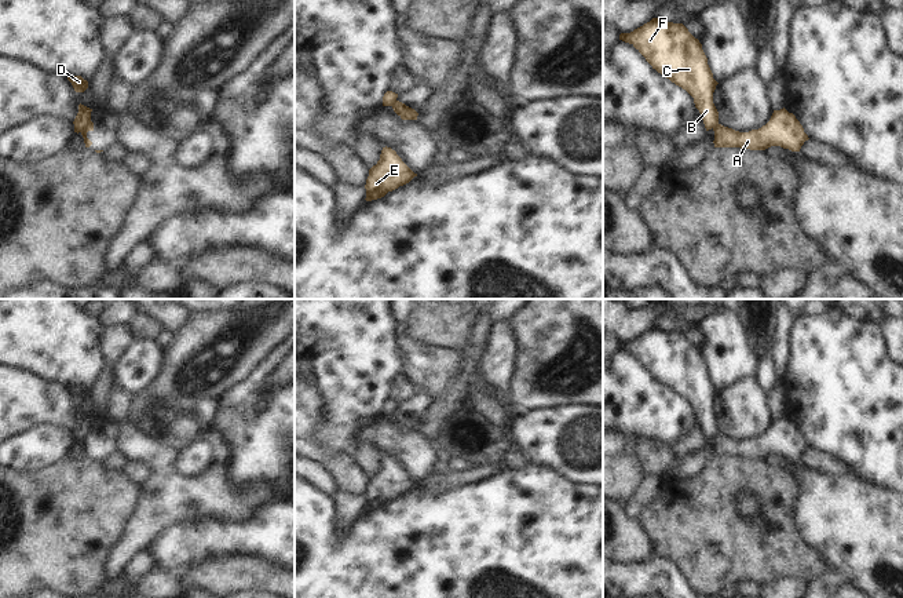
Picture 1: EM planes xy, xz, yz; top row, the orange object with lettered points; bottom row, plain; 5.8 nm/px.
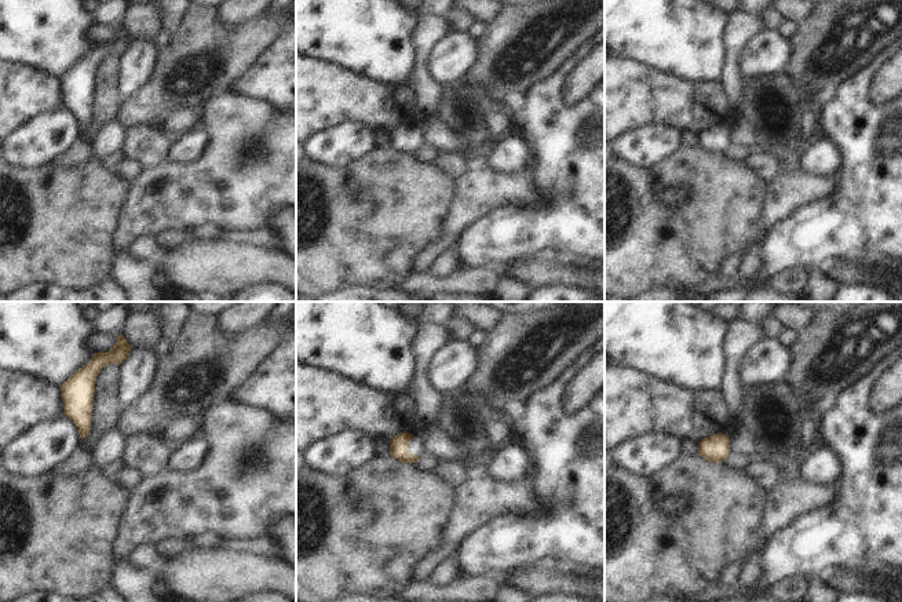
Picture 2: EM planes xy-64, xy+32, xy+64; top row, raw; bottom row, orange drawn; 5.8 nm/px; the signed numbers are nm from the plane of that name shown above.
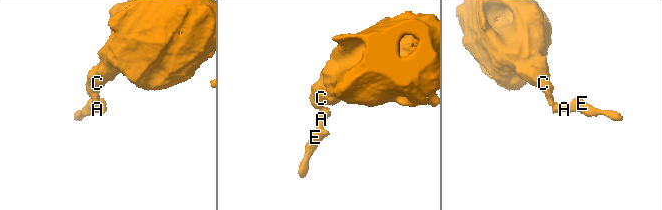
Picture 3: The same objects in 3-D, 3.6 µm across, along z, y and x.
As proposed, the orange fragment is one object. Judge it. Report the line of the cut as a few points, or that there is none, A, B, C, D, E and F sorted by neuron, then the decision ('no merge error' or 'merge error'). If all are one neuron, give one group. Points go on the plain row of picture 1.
xy (90, 429), (80, 440) | A E / B C D F | merge error

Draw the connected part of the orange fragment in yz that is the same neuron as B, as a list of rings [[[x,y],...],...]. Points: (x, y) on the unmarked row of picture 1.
[[[652,327],[619,349],[632,353],[658,382],[686,398],[699,419],[706,440],[719,433],[713,401],[719,393],[702,353],[683,332]]]

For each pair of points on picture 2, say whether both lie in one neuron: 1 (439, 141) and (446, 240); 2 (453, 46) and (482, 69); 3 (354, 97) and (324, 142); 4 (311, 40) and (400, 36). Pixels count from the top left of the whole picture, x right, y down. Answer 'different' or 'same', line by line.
1: different
2: different
3: different
4: same

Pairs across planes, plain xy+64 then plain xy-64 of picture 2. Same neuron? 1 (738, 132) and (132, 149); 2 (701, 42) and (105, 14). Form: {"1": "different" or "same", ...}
{"1": "same", "2": "different"}

